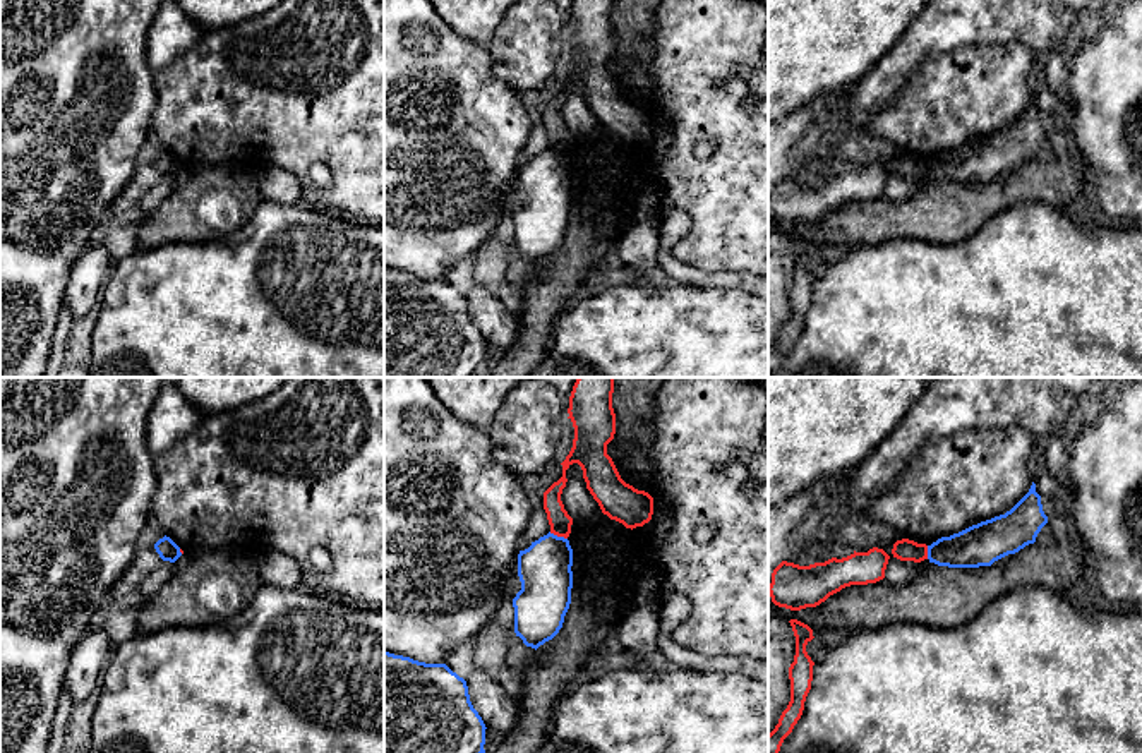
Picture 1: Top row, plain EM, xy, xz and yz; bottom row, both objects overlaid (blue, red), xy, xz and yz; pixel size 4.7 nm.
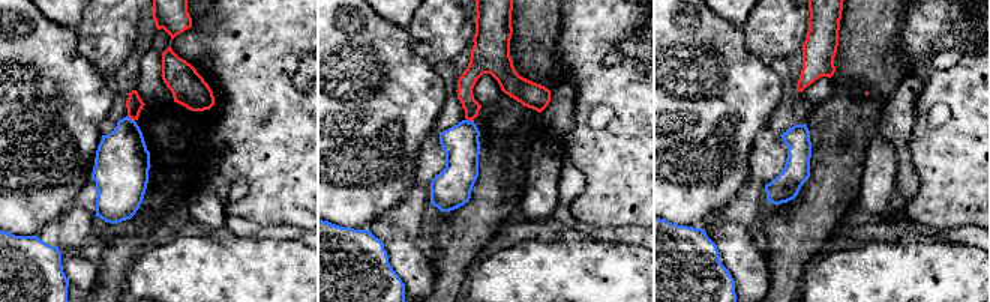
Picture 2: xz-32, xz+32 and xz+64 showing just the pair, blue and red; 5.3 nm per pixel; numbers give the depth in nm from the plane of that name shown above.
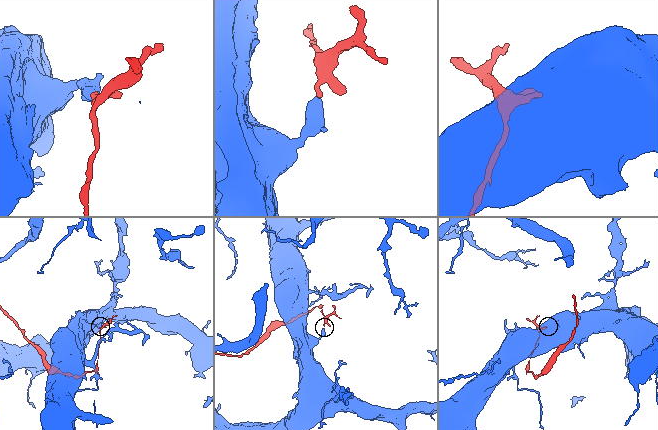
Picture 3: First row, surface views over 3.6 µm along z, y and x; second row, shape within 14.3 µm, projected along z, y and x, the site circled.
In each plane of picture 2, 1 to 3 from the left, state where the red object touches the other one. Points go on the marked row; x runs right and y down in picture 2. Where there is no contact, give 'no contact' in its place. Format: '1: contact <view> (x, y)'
1: contact xz-32 (131, 119)
2: contact xz+32 (468, 120)
3: no contact

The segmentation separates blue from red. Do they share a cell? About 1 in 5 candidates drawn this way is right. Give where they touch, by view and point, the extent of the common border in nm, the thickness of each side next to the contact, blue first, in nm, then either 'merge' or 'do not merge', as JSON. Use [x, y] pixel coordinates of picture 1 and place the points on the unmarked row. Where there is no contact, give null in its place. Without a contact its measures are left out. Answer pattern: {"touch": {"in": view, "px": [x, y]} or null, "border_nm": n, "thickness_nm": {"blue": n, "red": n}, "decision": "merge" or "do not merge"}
{"touch": {"in": "xz", "px": [556, 151]}, "border_nm": 90, "thickness_nm": {"blue": 240, "red": 100}, "decision": "do not merge"}

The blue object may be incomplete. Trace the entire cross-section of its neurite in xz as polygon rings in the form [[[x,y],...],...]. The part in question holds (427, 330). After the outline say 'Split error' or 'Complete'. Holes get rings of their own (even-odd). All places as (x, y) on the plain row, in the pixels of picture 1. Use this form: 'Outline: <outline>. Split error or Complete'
Outline: [[[384,268],[384,377],[472,377],[485,370],[485,340],[463,293],[446,280],[425,280]]]. Complete

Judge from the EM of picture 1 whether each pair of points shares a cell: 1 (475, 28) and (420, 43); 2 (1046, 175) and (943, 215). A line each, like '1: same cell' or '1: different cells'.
1: different cells
2: same cell

